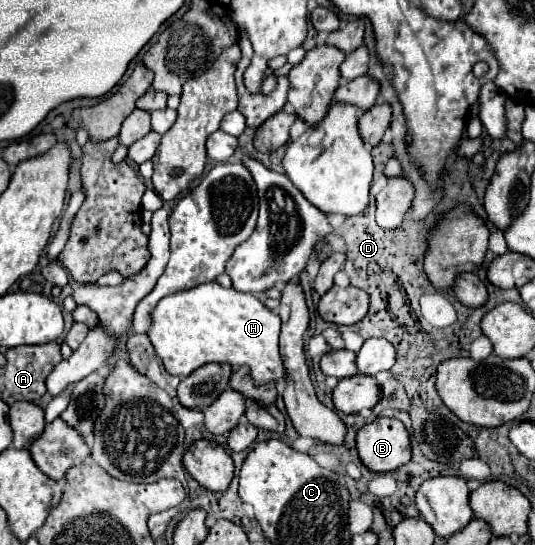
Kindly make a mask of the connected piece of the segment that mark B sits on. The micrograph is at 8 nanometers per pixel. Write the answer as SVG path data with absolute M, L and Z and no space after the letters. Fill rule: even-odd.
M379 417L357 431L357 451L369 471L395 471L411 459L411 443L399 419Z

